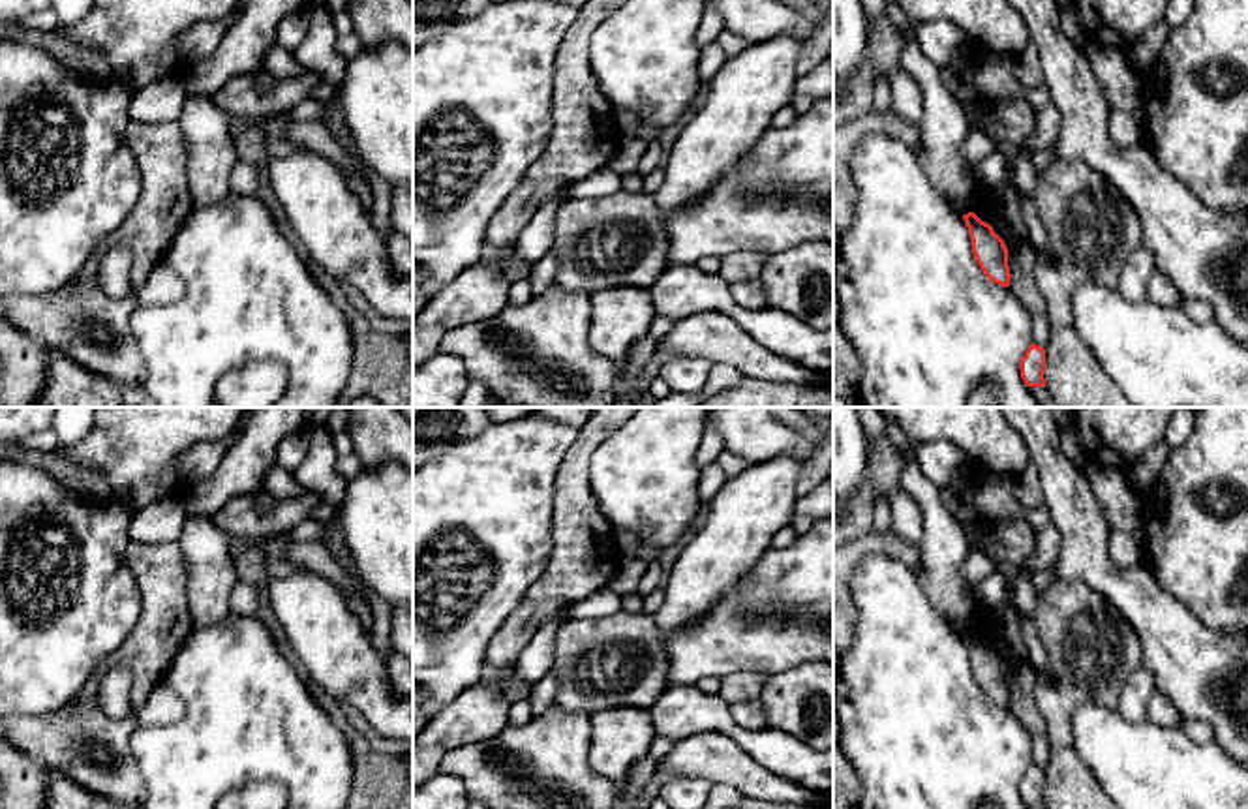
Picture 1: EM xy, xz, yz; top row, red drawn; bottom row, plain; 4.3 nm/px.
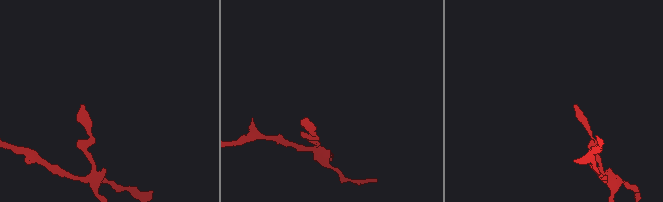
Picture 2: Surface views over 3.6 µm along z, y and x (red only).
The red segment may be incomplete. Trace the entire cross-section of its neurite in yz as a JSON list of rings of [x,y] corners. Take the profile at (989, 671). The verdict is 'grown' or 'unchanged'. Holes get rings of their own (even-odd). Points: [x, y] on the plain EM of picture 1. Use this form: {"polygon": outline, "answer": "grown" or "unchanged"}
{"polygon": [[[914,450],[899,452],[901,488],[923,512],[921,567],[916,574],[931,604],[963,634],[972,661],[972,674],[983,695],[1010,706],[1008,668],[993,648],[974,633],[978,603],[961,574],[970,544],[963,526],[946,509],[940,490],[923,475]]], "answer": "grown"}

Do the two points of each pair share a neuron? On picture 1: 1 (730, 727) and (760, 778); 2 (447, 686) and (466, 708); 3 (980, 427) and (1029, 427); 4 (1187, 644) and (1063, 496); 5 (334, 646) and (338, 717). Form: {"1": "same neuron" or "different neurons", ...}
{"1": "different neurons", "2": "different neurons", "3": "different neurons", "4": "same neuron", "5": "different neurons"}

